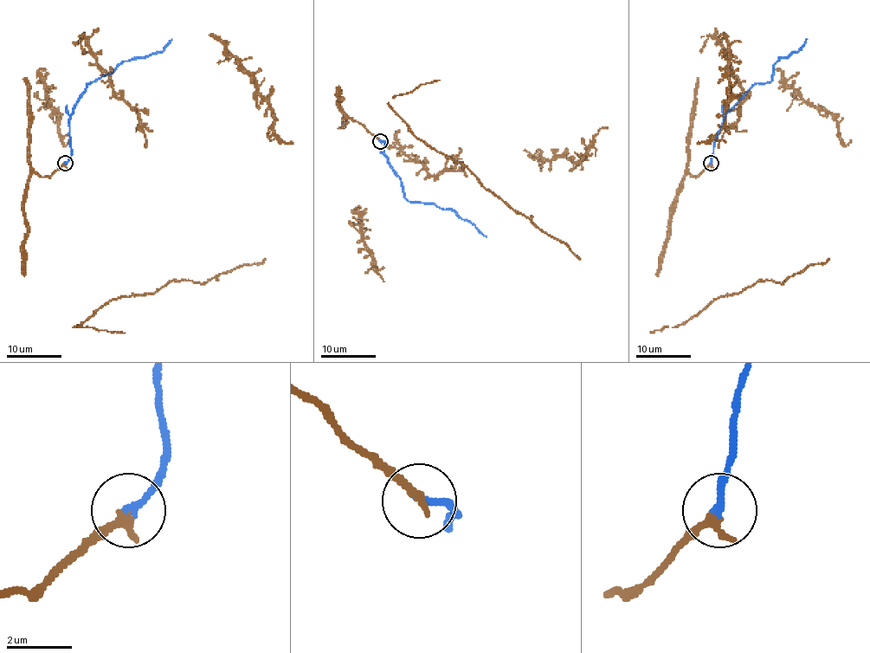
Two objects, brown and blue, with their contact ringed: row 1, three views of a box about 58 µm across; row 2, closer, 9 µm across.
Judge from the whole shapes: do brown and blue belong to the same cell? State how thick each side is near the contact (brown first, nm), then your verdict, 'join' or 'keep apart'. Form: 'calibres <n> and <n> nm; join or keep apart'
calibres 320 and 240 nm; join

